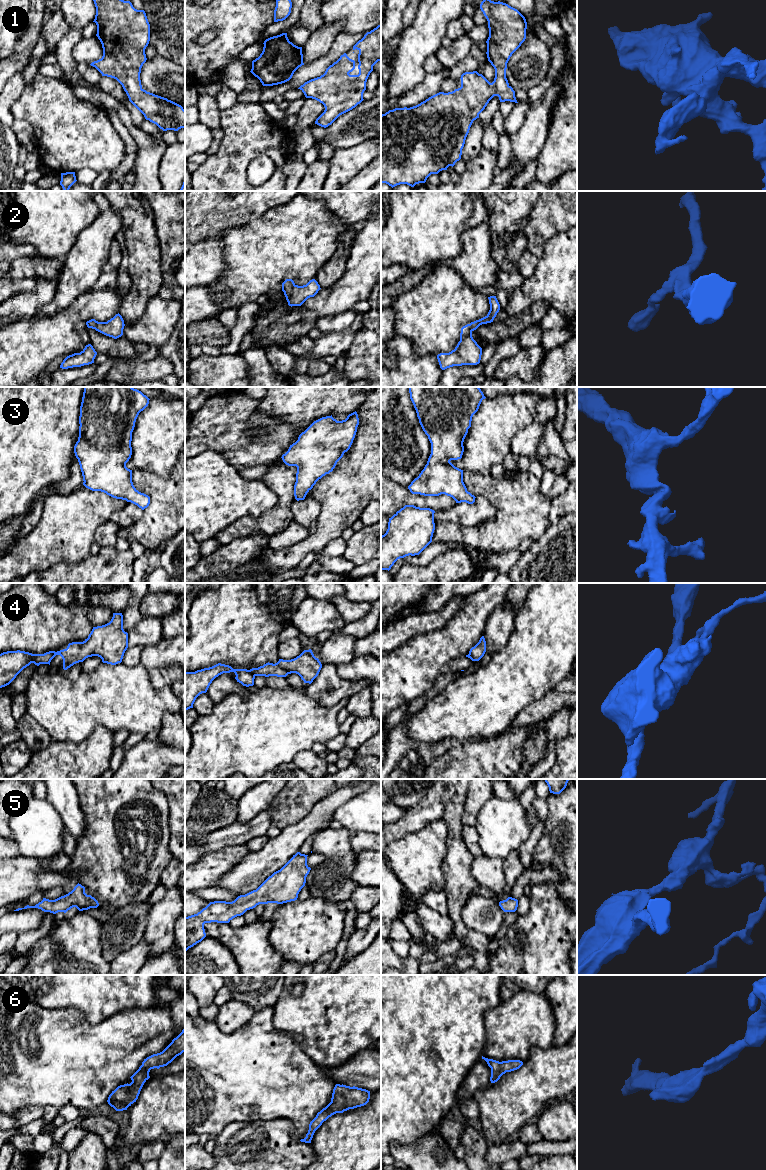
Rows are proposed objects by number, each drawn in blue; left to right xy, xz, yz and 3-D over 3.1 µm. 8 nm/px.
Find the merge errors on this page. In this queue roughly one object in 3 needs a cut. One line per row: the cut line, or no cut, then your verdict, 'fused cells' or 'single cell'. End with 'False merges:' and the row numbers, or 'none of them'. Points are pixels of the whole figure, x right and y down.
1: cut none; single cell
2: cut none; single cell
3: cut none; single cell
4: cut xy (56, 652), (51, 658); fused cells
5: cut none; single cell
6: cut none; single cell
False merges: 4

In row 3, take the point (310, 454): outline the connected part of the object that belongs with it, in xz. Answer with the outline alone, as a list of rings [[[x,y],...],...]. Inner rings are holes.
[[[357,412],[337,421],[331,416],[314,421],[298,440],[282,455],[288,466],[296,466],[294,496],[304,500],[316,482],[335,468],[355,438],[359,418]]]

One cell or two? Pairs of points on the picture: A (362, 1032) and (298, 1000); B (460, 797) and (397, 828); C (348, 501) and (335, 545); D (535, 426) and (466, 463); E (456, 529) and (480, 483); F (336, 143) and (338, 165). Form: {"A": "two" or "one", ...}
{"A": "one", "B": "two", "C": "two", "D": "two", "E": "one", "F": "two"}

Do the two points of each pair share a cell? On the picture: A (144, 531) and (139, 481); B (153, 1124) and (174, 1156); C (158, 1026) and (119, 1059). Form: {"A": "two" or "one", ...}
{"A": "one", "B": "two", "C": "one"}

